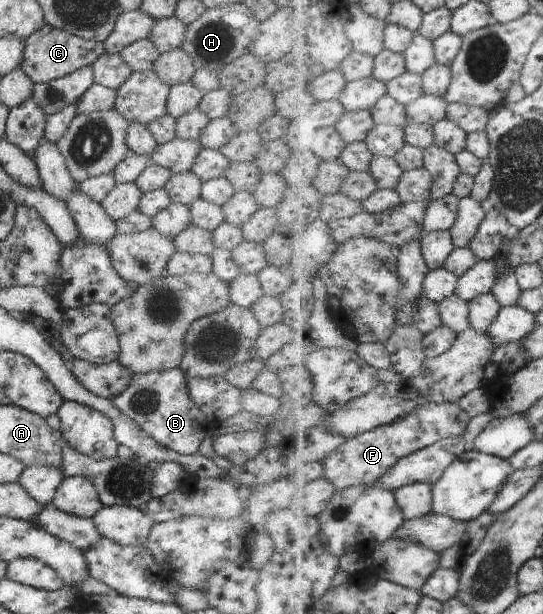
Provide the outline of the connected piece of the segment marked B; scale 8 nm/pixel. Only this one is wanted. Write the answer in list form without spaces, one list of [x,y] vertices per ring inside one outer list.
[[[181,368],[165,371],[133,373],[127,389],[112,399],[113,405],[141,426],[149,437],[180,454],[199,451],[201,442],[208,436],[206,415],[191,401],[187,391],[185,373]]]

